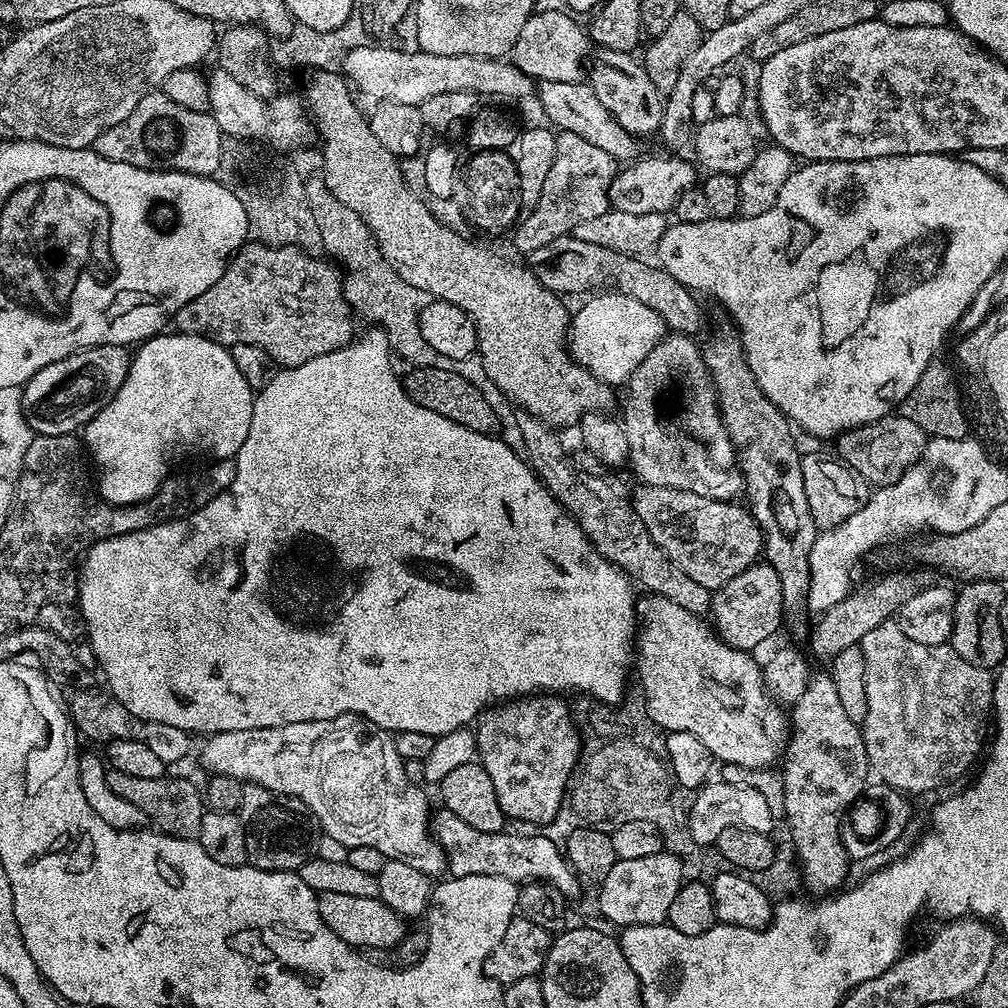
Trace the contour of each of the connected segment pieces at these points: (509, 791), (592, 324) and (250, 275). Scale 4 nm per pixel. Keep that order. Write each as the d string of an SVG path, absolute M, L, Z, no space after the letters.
M533 694L531 696L522 696L519 698L509 698L495 706L489 707L480 713L474 724L476 734L476 755L478 763L484 767L486 774L490 774L490 782L494 782L494 794L498 794L498 806L504 812L509 821L521 820L524 824L548 824L560 812L560 807L565 807L566 793L570 788L570 781L581 763L580 749L582 747L582 732L572 721L572 712L568 709L567 699L561 698L556 694Z
M604 290L589 295L585 300L588 301L570 316L566 337L570 355L600 380L613 386L623 385L642 358L646 358L646 354L650 354L653 346L665 335L664 319L650 306L638 302L638 298L630 298L615 290Z
M258 243L253 248L244 244L236 253L236 263L225 266L220 284L214 282L206 294L198 294L198 298L186 302L186 306L176 312L174 324L180 327L177 329L181 333L201 336L225 346L262 346L262 350L266 350L266 354L270 354L270 358L284 368L297 368L302 366L302 362L310 362L310 358L330 354L352 343L348 337L348 308L344 308L344 300L340 300L336 276L328 268L313 264L308 257L295 252L292 246L268 251Z

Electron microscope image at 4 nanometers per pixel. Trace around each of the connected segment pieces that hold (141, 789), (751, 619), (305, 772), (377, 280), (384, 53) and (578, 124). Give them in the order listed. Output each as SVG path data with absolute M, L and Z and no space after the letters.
M108 772L110 790L118 794L118 798L123 798L138 810L142 810L145 821L152 820L157 829L165 837L177 840L196 840L200 835L202 818L206 811L204 798L199 787L195 788L188 780L183 780L180 776L165 774L158 778L133 778L131 774L121 772Z
M767 562L751 564L745 572L730 578L726 586L712 592L710 624L716 635L729 648L737 648L743 652L756 650L759 644L766 643L779 628L782 628L784 613L782 582L778 582L774 566Z
M339 716L338 718L330 718L329 720L311 720L310 722L290 722L286 726L270 726L269 728L259 728L258 730L230 730L229 732L213 732L207 737L208 740L204 744L204 749L200 752L200 760L209 769L209 773L217 776L229 776L241 782L248 784L257 784L266 790L274 790L283 796L293 796L302 802L306 802L306 806L311 810L315 823L322 829L323 835L330 838L338 838L338 842L342 842L342 846L348 849L354 846L374 846L374 850L382 850L385 858L390 860L401 860L402 862L410 862L410 866L422 870L422 874L426 874L430 878L436 878L445 871L446 861L444 852L440 848L440 843L436 841L432 835L430 827L430 811L428 812L428 800L424 797L424 788L411 784L406 780L406 773L403 769L404 760L398 754L398 750L394 750L394 742L392 736L385 732L376 724L371 724L362 716Z
M368 262L368 266L360 266L360 276L348 278L348 296L360 310L364 310L364 318L384 329L388 347L397 357L400 355L402 359L409 360L409 365L412 366L450 366L452 360L435 352L420 333L420 312L429 303L428 293L408 285L402 278L398 278L395 270L388 272L388 268L376 266L374 262Z
M368 42L372 44L362 44L354 47L348 51L343 62L340 66L343 75L349 80L349 83L355 88L355 86L364 94L374 98L373 100L378 102L394 101L402 102L403 105L414 105L419 107L419 104L424 102L427 98L434 98L434 94L454 94L455 92L473 92L478 98L484 98L484 96L505 96L508 100L520 100L523 96L533 95L534 81L532 77L528 76L522 70L516 68L515 64L509 62L504 58L497 58L494 56L470 56L468 54L430 54L429 52L421 52L418 48L413 50L402 50L400 48L390 48L388 46L376 46L374 42Z
M543 82L539 85L538 96L540 92L540 104L544 107L544 112L548 115L547 123L553 129L560 132L569 132L578 134L578 138L586 138L586 142L594 142L606 154L610 154L617 162L631 162L637 159L636 152L637 137L632 136L598 102L598 94L594 94L592 85L587 82L571 84L570 82Z

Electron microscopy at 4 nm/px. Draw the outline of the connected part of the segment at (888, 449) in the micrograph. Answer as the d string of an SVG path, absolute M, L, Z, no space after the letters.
M889 414L880 420L841 432L834 440L835 455L872 486L883 486L896 481L919 460L925 443L926 433L917 424L910 422L910 418L899 414Z

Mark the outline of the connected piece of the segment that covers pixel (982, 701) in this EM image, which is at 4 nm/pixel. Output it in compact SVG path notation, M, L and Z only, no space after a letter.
M895 619L887 620L874 626L869 633L864 634L859 642L858 647L862 650L863 662L866 665L866 698L867 712L861 721L861 732L863 734L863 742L866 746L866 754L868 758L869 769L874 776L878 776L883 785L902 791L906 794L912 792L928 792L934 790L944 784L950 783L960 774L964 773L973 762L976 754L980 750L982 744L980 738L982 736L982 728L986 720L986 716L991 713L993 700L993 686L995 677L993 673L986 668L974 666L973 663L966 662L961 656L954 651L952 646L947 644L939 644L938 646L923 645L922 642L911 641L909 637L902 632L902 628L898 626Z

